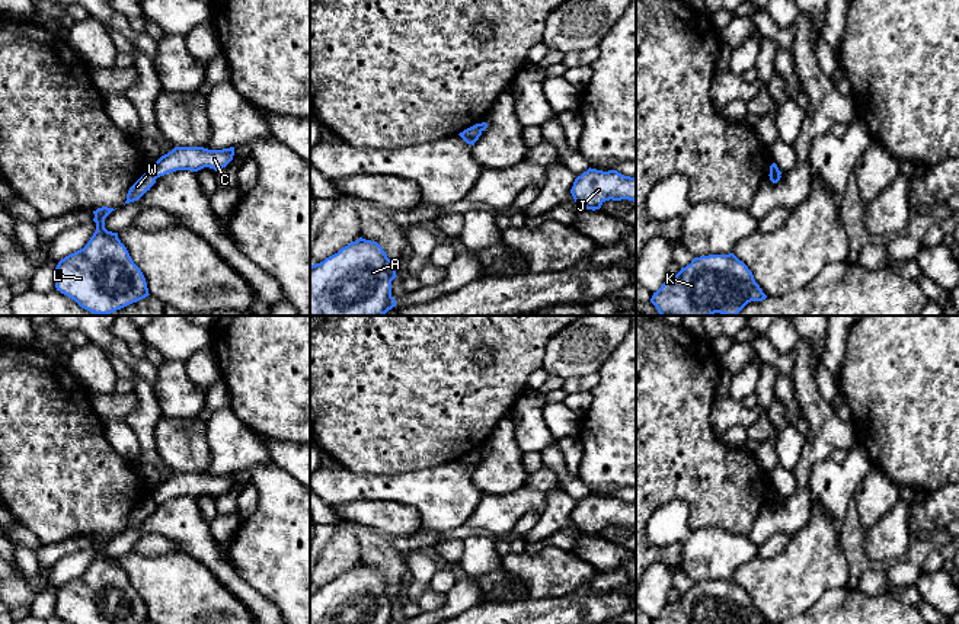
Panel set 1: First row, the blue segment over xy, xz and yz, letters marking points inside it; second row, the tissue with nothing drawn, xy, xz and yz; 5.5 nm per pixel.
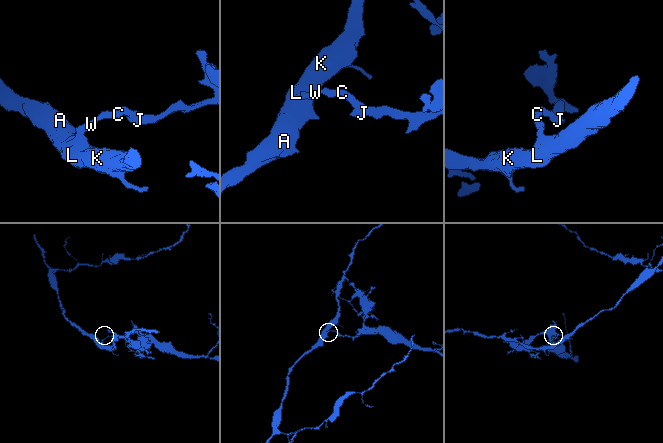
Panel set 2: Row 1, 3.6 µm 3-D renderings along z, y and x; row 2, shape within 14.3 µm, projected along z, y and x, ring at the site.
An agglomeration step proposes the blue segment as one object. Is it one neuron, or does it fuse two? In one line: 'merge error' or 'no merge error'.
merge error

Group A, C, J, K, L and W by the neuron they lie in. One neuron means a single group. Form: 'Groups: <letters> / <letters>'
Groups: A K L W / C J

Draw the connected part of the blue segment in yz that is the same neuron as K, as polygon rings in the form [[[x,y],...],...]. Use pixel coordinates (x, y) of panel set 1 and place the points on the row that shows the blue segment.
[[[733,253],[694,257],[675,276],[666,276],[653,292],[650,303],[661,316],[736,316],[748,303],[763,301],[767,295],[755,282],[752,272]]]

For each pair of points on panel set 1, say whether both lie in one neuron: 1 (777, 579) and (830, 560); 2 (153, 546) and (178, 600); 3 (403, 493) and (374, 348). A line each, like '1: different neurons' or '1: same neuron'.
1: same neuron
2: different neurons
3: different neurons

